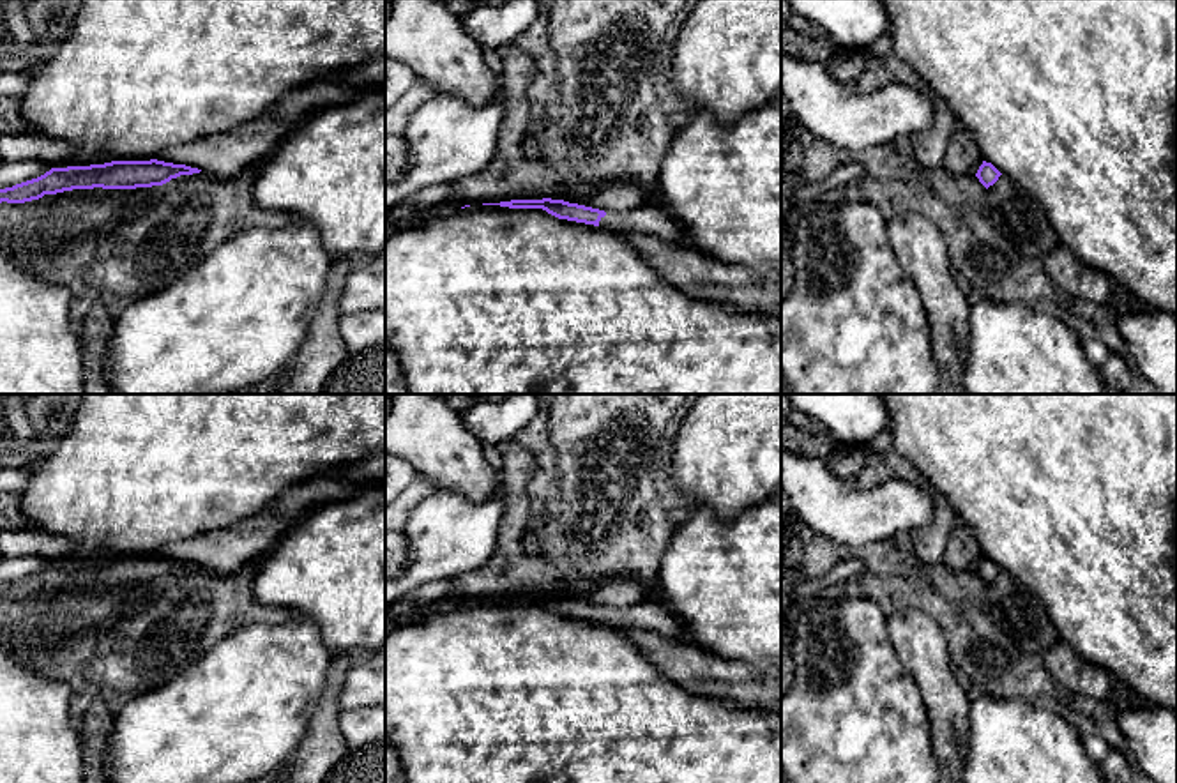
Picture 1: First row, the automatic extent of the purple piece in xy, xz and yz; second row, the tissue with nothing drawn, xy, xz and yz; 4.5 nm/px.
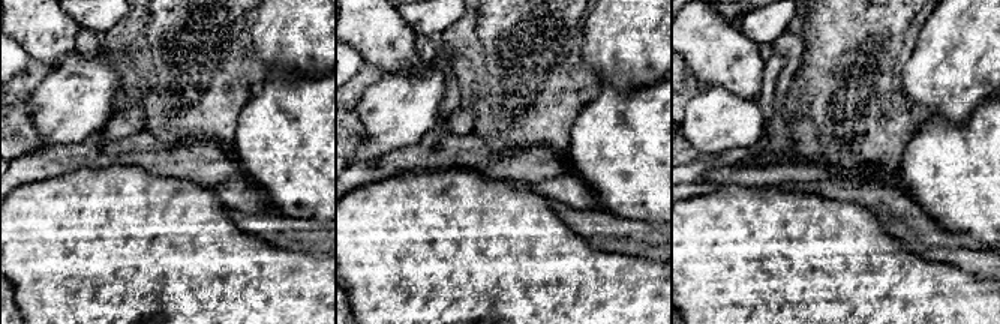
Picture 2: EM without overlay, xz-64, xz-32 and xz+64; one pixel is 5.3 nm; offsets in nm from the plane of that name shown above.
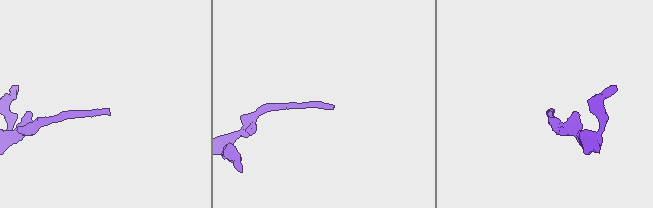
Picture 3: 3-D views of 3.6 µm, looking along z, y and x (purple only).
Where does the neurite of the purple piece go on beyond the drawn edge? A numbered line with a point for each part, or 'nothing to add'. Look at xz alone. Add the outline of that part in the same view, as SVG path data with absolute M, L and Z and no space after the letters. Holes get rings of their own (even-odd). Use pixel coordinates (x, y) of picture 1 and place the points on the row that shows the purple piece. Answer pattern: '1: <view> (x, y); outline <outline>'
1: xz (651, 220); outline M647 205L629 212L606 212L601 228L615 232L638 232L675 246L687 246L682 228L657 205Z

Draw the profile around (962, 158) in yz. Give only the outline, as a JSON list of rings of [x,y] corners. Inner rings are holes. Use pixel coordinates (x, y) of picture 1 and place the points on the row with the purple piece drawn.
[[[958,122],[947,145],[942,168],[953,175],[976,175],[983,156],[972,134]]]

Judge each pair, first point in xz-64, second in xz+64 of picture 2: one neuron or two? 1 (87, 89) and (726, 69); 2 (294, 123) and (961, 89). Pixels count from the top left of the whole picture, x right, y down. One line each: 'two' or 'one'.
1: two
2: two

